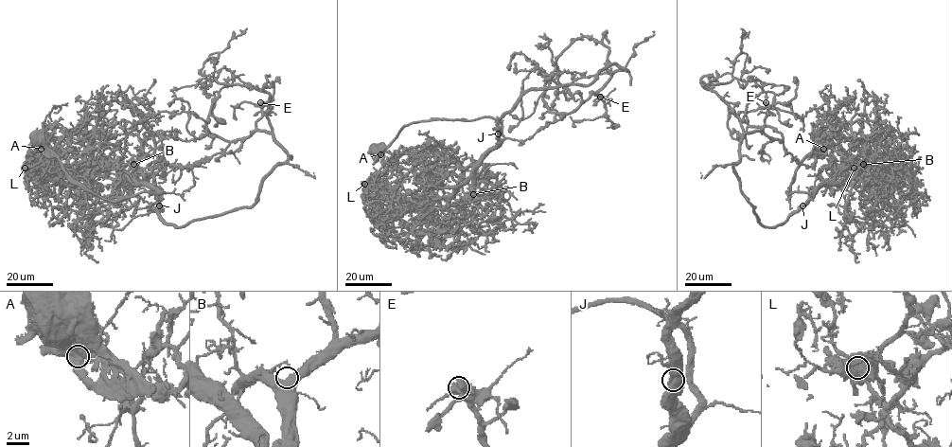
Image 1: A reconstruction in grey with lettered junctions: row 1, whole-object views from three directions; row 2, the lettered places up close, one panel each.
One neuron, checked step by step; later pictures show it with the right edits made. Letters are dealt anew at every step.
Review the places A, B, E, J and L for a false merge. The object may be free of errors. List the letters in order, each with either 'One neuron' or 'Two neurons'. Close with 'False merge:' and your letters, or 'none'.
A: One neuron
B: One neuron
E: One neuron
J: One neuron
L: Two neurons
False merge: L

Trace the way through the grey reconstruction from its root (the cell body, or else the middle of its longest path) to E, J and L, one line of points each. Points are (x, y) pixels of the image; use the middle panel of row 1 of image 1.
E: (377, 150), (431, 119), (494, 117), (500, 142), (499, 120), (527, 92), (626, 70), (600, 97)
J: (377, 150), (381, 151), (404, 127), (421, 121), (490, 116), (501, 123), (503, 139), (500, 142), (498, 134)
L: (377, 150), (407, 125), (431, 119), (490, 116), (501, 123), (503, 137), (458, 185), (404, 199), (364, 184)

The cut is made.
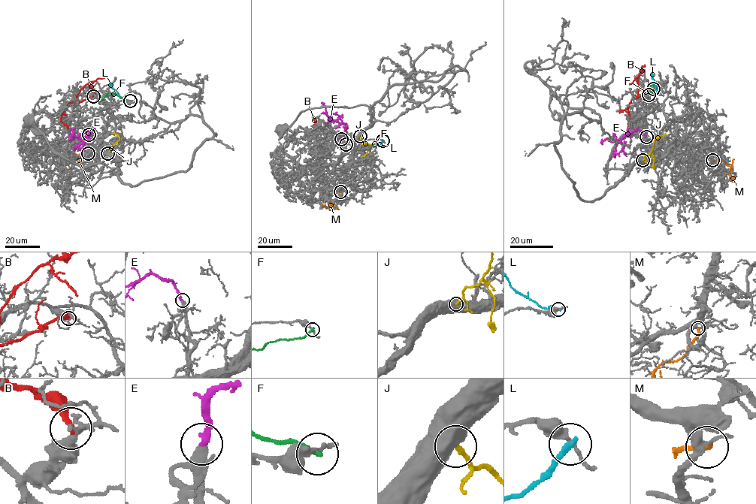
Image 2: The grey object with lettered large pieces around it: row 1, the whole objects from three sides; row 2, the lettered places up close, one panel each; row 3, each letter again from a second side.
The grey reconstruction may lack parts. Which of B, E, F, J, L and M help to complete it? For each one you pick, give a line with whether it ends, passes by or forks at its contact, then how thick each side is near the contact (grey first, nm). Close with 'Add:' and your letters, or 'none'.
E: it ends there; 460 nm thick on the grey side, 260 nm on the other
Add: E

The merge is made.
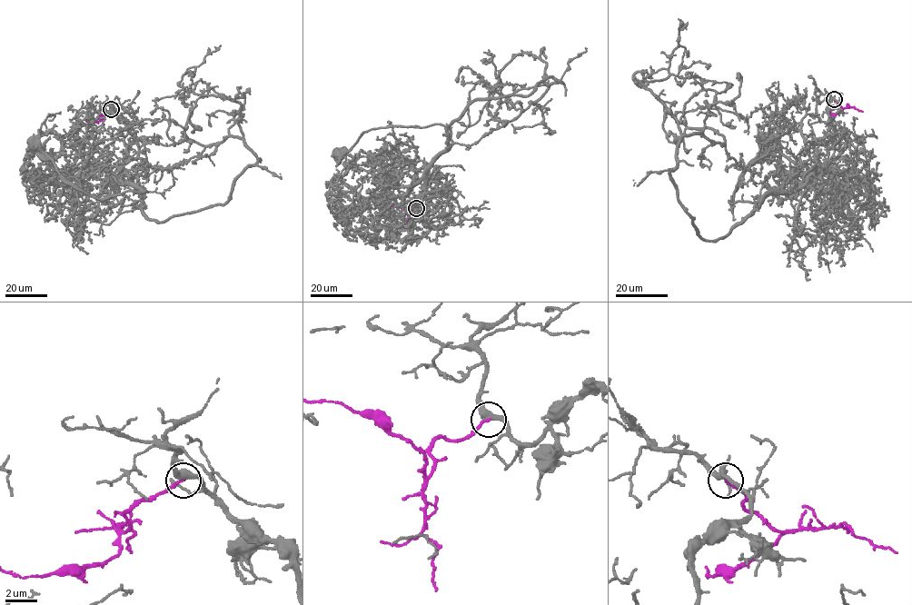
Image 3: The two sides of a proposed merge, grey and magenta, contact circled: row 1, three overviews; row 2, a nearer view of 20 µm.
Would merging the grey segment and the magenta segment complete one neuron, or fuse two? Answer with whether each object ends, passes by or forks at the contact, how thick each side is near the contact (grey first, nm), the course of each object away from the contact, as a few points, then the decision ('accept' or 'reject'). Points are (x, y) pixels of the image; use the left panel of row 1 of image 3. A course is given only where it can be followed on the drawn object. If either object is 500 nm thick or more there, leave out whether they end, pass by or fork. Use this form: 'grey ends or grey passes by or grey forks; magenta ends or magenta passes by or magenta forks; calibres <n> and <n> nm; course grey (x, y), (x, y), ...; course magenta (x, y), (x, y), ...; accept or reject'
grey passes by; magenta ends; calibres 400 and 190 nm; course grey (111, 109), (128, 129), (123, 138), (128, 161), (121, 180), (147, 192), (95, 198), (74, 189), (34, 143); course magenta (111, 109), (104, 113), (102, 120), (92, 123), (84, 119); accept

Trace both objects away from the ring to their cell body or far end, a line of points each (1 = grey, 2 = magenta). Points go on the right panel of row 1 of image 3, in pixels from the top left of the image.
1: (834, 99), (816, 169), (803, 184), (758, 203), (728, 201), (732, 210), (738, 179), (766, 142)
2: (834, 99), (843, 108), (831, 115), (829, 112)

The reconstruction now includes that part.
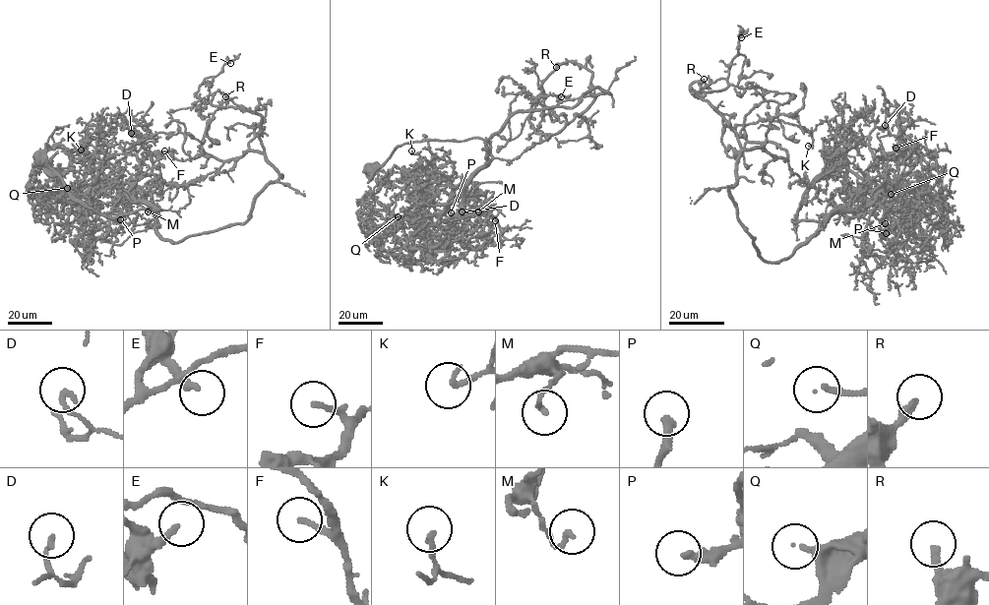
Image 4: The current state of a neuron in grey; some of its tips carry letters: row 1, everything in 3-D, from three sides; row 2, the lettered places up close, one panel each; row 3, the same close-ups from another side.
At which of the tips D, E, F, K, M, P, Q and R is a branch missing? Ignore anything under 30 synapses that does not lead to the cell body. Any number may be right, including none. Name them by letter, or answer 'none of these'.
Q, R

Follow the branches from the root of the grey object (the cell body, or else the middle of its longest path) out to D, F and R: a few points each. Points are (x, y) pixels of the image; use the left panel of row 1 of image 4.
D: (40, 158), (76, 198), (106, 216), (161, 210), (133, 198), (133, 184), (151, 172), (153, 161), (131, 133)
F: (40, 158), (76, 198), (120, 216), (161, 210), (137, 202), (133, 184), (164, 151)
R: (40, 158), (106, 216), (160, 210), (155, 229), (171, 242), (242, 223), (278, 171), (262, 117), (225, 96)

